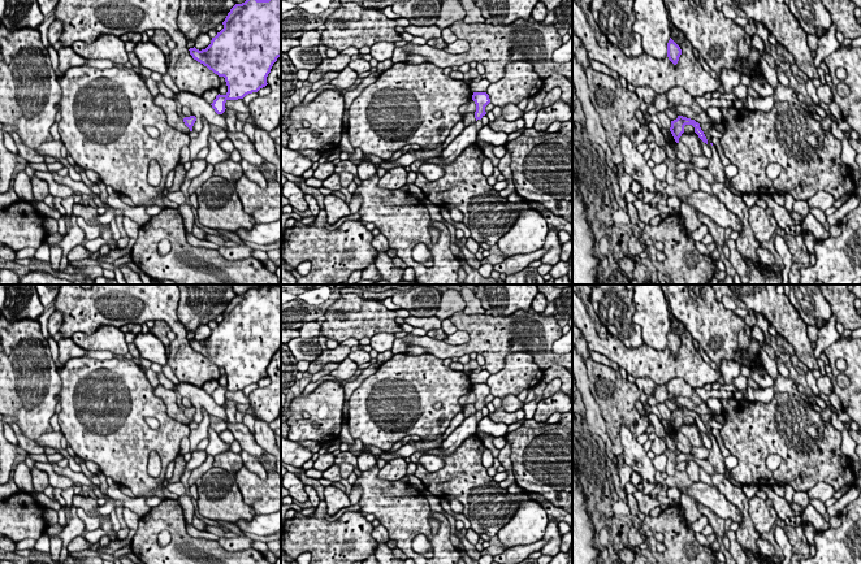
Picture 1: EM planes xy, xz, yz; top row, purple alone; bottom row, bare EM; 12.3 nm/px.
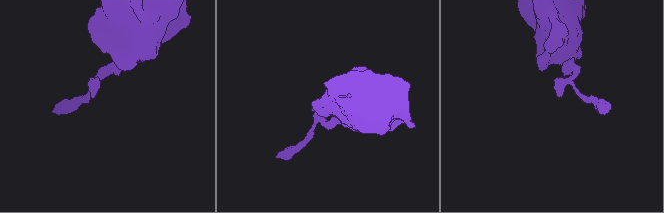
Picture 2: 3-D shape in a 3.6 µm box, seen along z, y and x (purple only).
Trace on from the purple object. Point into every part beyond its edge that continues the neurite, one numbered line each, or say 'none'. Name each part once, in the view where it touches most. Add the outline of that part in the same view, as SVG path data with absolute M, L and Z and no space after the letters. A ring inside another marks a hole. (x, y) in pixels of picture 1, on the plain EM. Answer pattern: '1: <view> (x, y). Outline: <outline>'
none

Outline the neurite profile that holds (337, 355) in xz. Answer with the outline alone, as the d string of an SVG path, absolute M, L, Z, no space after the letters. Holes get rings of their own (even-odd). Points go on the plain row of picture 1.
M341 344L334 350L321 350L319 357L310 363L308 372L315 374L329 363L342 363L346 357L349 357L350 352L350 347Z

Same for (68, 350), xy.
M72 338L57 340L59 346L59 361L64 366L66 361L74 357L86 356L87 351L78 347Z

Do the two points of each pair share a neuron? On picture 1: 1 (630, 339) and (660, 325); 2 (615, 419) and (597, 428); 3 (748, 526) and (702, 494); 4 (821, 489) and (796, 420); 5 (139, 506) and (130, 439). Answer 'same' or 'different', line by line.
1: different
2: different
3: different
4: different
5: different

